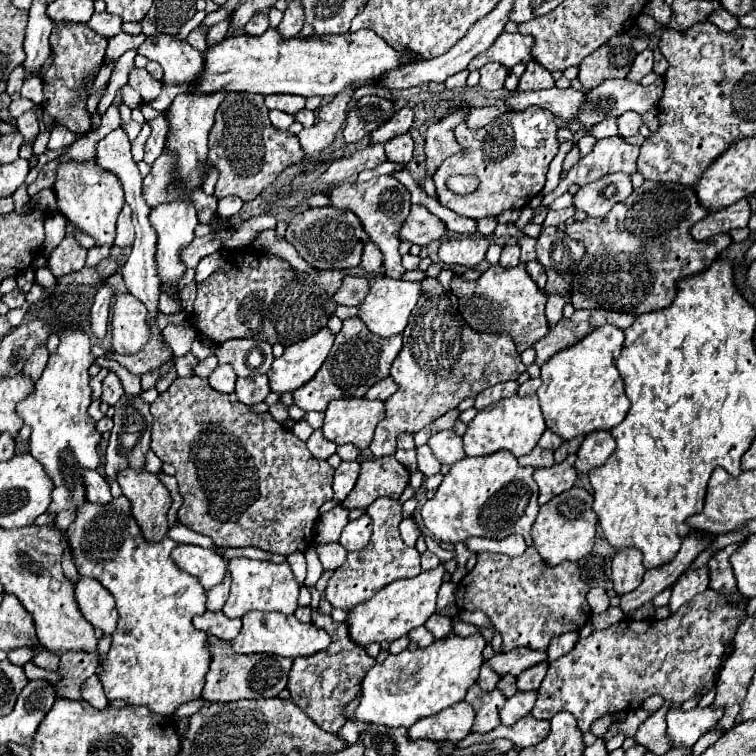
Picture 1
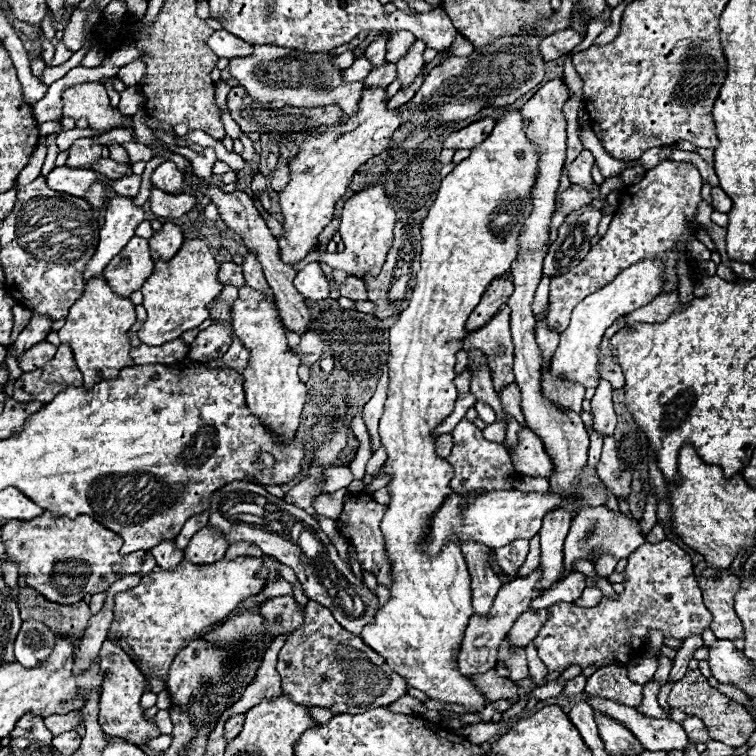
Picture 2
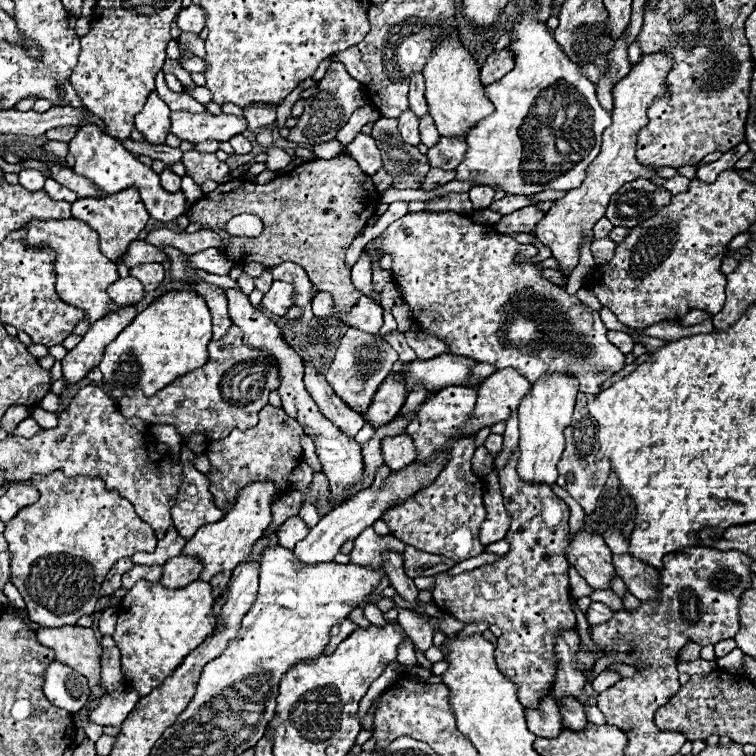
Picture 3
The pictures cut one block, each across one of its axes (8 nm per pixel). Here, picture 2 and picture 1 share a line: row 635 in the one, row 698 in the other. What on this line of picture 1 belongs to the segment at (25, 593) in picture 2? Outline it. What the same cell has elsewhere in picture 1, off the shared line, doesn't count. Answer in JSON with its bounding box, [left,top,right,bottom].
[54,652,98,700]

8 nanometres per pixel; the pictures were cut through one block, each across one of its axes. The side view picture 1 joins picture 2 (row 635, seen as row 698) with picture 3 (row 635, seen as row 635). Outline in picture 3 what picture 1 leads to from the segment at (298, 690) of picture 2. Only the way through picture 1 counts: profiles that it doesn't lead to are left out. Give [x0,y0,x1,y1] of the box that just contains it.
[324,618,356,654]

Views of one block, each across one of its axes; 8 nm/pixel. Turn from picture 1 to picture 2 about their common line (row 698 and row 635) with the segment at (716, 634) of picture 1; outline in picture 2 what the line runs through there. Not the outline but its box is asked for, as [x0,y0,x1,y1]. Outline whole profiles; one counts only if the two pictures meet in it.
[534,540,712,672]

